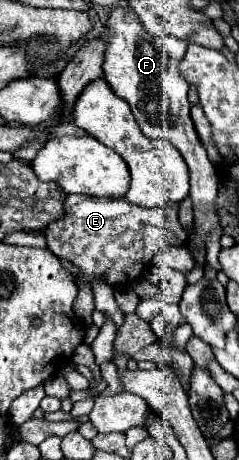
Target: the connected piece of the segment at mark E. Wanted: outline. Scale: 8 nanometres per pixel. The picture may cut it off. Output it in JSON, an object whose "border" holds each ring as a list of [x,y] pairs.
{"border":[[[67,195],[63,207],[65,207],[63,219],[57,219],[57,221],[49,223],[49,227],[47,227],[45,239],[47,239],[49,249],[57,257],[63,257],[63,259],[71,261],[73,265],[77,265],[85,273],[87,279],[91,279],[93,275],[99,275],[111,287],[139,279],[145,265],[151,263],[153,255],[157,255],[157,251],[161,247],[185,245],[189,239],[189,233],[185,233],[185,229],[181,227],[179,219],[177,219],[177,205],[143,209],[143,207],[129,203],[127,199],[97,199],[97,197],[89,197],[89,195]]]}

